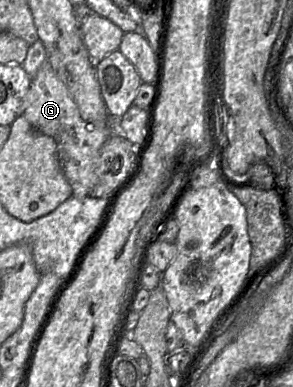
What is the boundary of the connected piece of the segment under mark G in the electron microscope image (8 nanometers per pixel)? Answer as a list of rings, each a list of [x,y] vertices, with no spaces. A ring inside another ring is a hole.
[[[47,59],[31,80],[22,116],[36,130],[55,140],[60,165],[72,188],[72,196],[86,197],[96,184],[96,158],[100,148],[110,135],[110,126],[109,128],[99,128],[81,117],[78,106]]]

